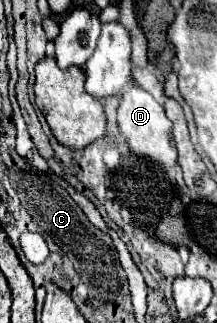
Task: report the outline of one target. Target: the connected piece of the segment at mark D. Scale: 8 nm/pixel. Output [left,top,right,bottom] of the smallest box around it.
[118,84,178,168]

